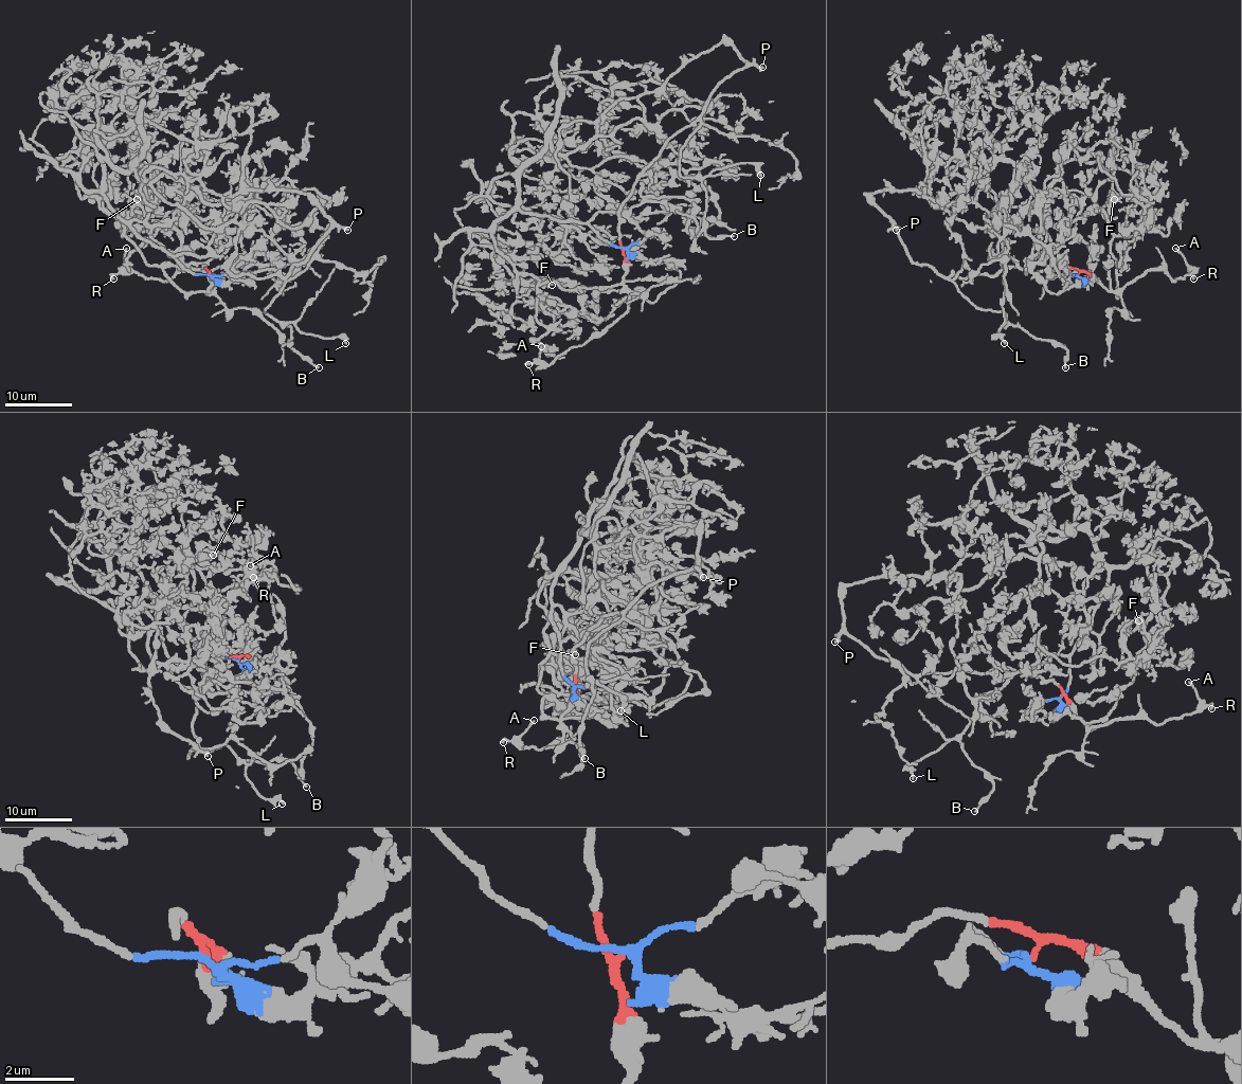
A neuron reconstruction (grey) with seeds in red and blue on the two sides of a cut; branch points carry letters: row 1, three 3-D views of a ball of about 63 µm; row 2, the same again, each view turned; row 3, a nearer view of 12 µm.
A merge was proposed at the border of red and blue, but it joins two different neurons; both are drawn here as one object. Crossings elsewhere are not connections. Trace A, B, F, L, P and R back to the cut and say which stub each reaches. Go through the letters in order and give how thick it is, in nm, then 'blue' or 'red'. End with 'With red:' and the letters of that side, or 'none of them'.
A: 150 nm thick; red
B: 130 nm thick; red
F: 500 nm thick; blue
L: 180 nm thick; red
P: 280 nm thick; red
R: 260 nm thick; red
With red: A, B, L, P, R

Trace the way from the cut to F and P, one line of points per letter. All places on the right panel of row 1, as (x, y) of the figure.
F: (1077, 274), (1051, 254), (1042, 191), (1060, 180), (1077, 197), (1088, 196), (1108, 219), (1114, 199)
P: (1079, 274), (1068, 266), (1037, 271), (1006, 266), (994, 274), (943, 276), (917, 265), (897, 229)

